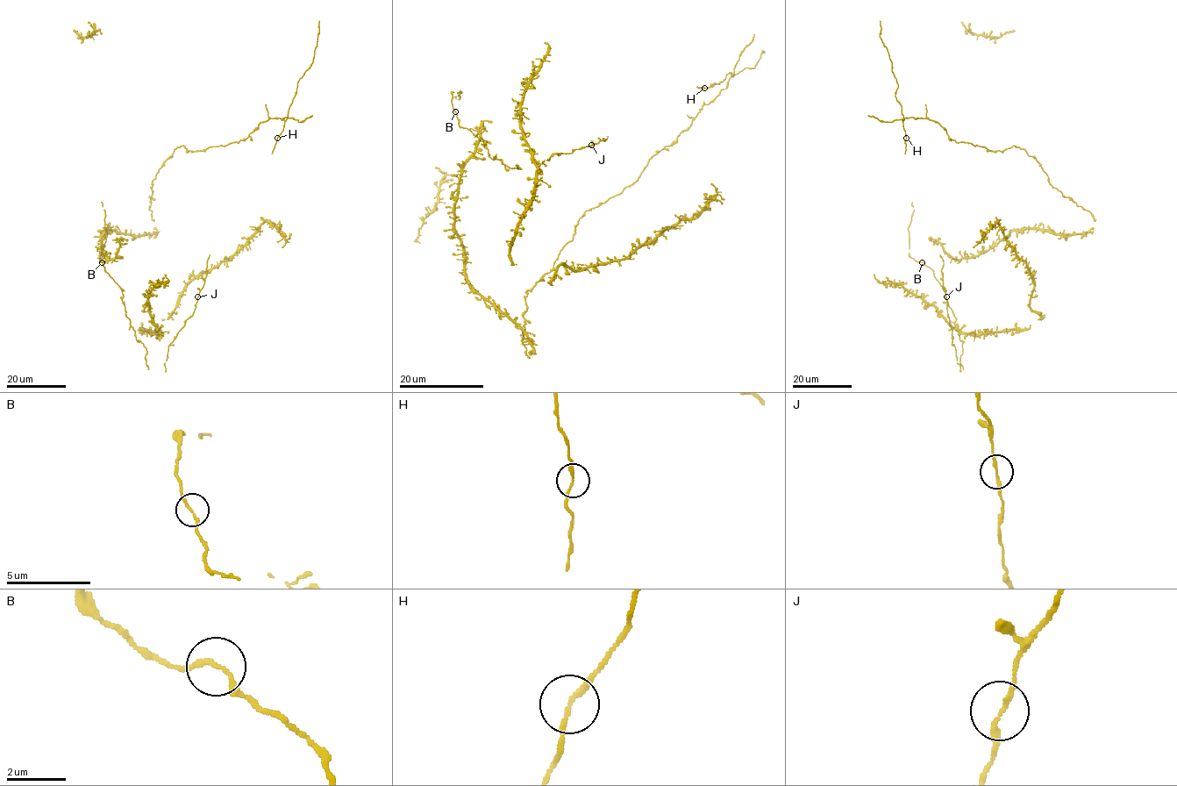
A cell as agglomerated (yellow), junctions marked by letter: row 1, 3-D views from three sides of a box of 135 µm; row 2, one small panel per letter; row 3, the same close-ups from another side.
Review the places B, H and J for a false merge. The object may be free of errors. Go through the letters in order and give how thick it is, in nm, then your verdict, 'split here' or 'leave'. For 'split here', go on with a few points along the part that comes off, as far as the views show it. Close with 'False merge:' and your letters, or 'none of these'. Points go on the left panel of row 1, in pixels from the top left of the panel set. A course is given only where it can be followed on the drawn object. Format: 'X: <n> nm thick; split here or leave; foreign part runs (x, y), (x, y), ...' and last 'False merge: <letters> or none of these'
B: 140 nm thick; leave
H: 160 nm thick; leave
J: 170 nm thick; leave
False merge: none of these

